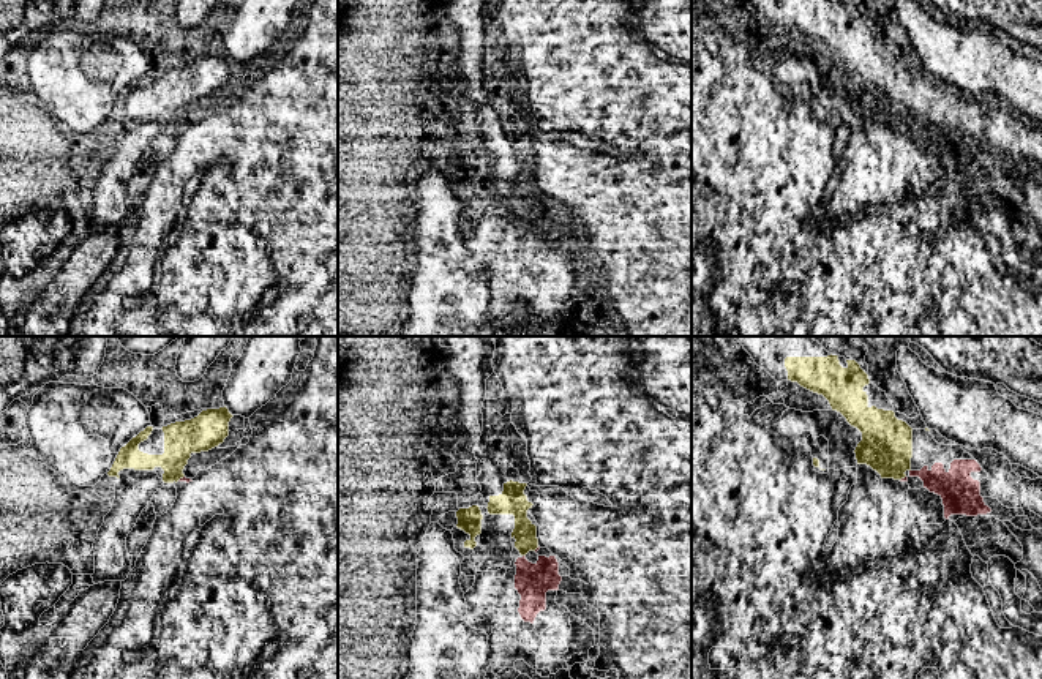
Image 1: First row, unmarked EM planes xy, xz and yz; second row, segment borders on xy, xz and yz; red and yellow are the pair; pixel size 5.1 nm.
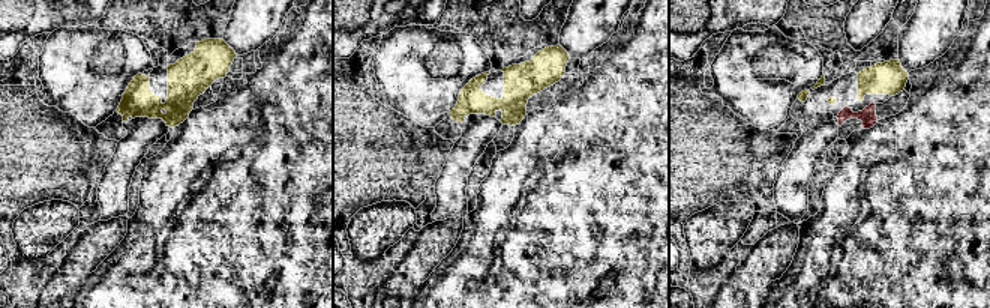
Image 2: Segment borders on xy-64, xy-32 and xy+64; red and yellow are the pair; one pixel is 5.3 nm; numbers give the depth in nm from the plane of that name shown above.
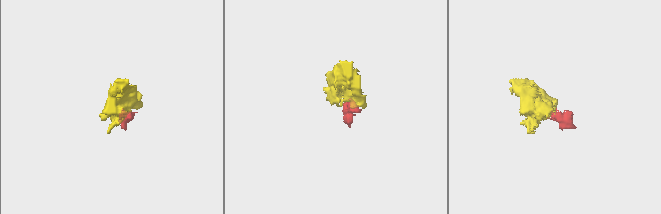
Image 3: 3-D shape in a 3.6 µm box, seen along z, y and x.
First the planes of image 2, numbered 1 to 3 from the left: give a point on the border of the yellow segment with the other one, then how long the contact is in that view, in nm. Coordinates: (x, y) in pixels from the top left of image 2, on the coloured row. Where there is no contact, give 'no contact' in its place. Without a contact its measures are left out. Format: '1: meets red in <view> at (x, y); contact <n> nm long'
1: no contact
2: no contact
3: no contact

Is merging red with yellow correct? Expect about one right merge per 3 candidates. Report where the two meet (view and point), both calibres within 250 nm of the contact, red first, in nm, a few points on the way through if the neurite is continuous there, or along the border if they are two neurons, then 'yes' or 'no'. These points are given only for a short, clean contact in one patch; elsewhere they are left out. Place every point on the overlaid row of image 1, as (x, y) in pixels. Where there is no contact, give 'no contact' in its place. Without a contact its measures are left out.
contact xy (180, 479); calibres 20 and 180 nm; way xy (183, 479), (180, 479), (177, 455), (198, 435); yes

